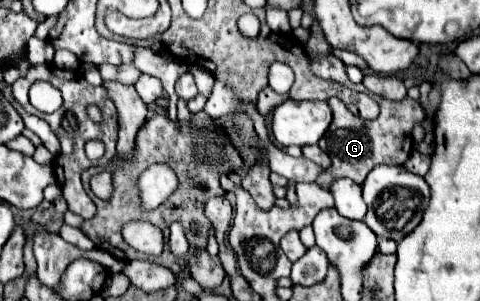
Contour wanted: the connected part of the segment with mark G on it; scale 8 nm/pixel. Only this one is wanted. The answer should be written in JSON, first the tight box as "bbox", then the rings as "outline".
{"bbox":[317,96,425,186],"outline":[[[373,96],[375,102],[381,106],[381,114],[375,120],[361,120],[357,116],[353,116],[345,104],[341,100],[327,100],[331,112],[333,112],[333,122],[329,126],[329,130],[325,132],[325,136],[319,140],[321,150],[325,150],[333,164],[331,168],[327,168],[317,184],[321,186],[329,186],[333,180],[337,178],[351,178],[357,184],[363,184],[367,174],[379,166],[379,164],[405,164],[405,160],[411,156],[413,152],[413,138],[411,138],[411,130],[413,124],[425,120],[425,110],[419,102],[411,100],[411,98],[403,98],[399,102],[381,98],[381,96]]]}

